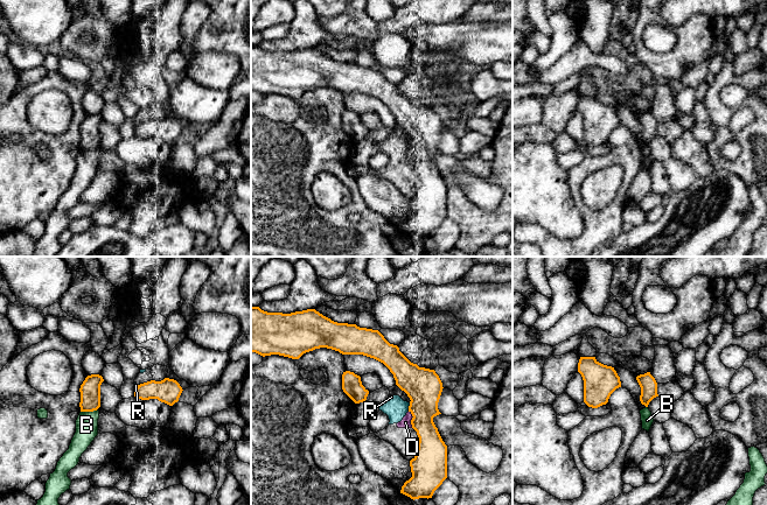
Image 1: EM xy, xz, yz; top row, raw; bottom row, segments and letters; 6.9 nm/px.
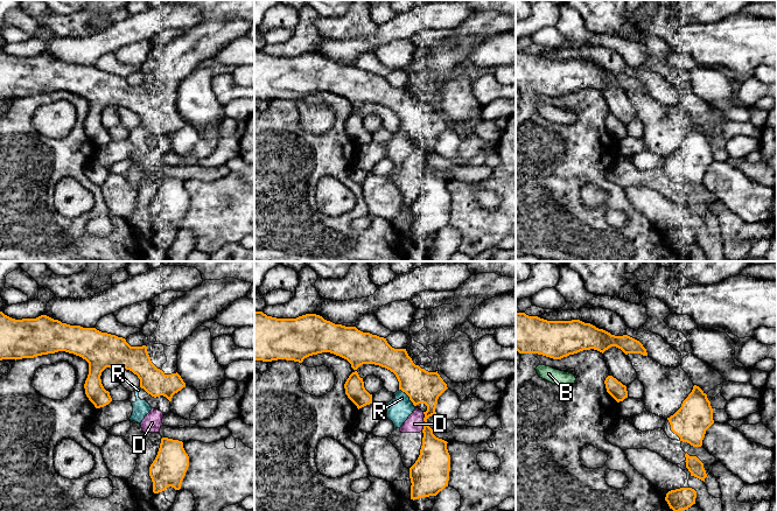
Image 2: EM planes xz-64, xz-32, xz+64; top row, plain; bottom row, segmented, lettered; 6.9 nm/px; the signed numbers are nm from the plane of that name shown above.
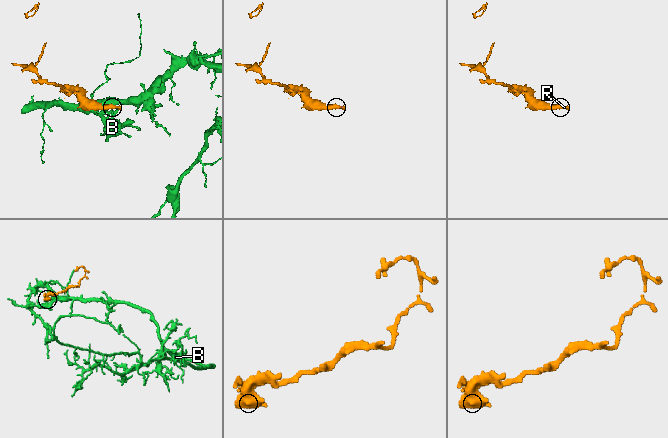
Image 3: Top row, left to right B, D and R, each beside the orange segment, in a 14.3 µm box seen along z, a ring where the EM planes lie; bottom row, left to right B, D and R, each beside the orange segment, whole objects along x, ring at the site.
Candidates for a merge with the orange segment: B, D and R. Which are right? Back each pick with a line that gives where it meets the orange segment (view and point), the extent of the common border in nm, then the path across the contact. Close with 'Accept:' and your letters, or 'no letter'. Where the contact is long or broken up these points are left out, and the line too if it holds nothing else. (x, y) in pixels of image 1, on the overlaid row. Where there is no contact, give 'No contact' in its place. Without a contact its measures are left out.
B: Touches orange at xy (89, 411). Shared border 120 nm
Accept: B

